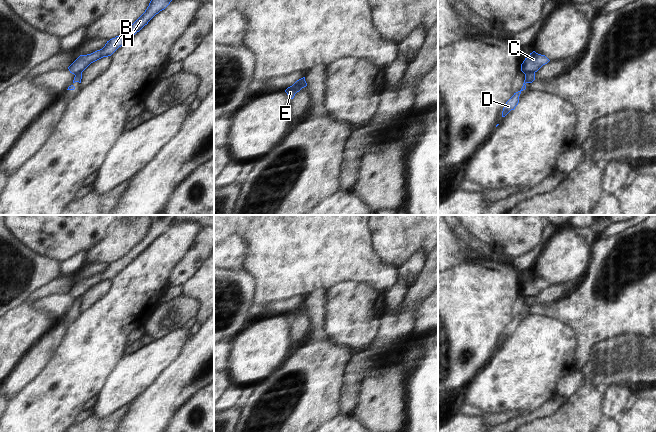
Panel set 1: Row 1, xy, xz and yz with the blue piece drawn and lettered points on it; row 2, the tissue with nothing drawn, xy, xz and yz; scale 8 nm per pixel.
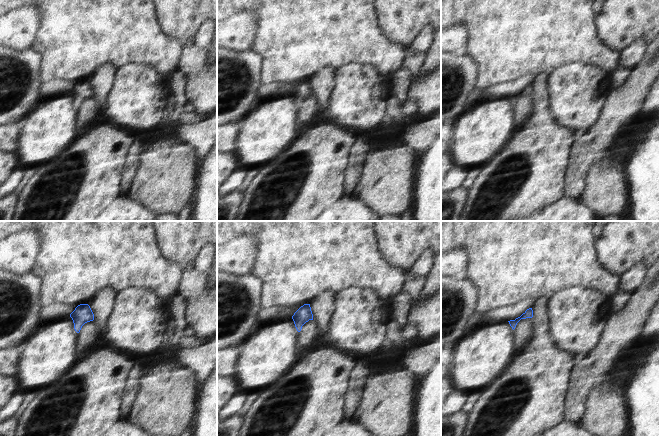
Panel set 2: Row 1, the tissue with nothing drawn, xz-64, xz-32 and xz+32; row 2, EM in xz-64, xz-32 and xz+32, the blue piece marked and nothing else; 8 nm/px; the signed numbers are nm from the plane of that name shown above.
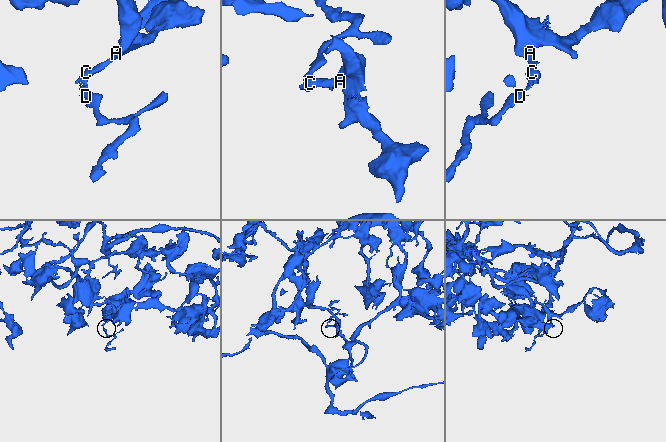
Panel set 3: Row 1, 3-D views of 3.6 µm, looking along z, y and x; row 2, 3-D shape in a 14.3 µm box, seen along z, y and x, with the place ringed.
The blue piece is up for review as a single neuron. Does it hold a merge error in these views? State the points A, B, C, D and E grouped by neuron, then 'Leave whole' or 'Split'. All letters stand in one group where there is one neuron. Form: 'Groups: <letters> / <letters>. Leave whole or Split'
Groups: A B C E / D. Split.

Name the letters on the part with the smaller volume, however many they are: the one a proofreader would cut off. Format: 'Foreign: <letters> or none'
Foreign: D.

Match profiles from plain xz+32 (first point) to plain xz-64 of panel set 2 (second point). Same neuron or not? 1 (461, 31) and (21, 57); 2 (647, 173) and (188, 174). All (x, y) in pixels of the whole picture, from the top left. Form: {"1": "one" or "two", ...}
{"1": "two", "2": "two"}

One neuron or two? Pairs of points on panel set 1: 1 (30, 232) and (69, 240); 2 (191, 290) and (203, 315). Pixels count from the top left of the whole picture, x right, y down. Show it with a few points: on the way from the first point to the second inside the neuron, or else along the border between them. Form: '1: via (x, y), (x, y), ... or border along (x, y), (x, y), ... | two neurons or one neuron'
1: via (40, 234), (59, 237) | one neuron
2: via (197, 295), (203, 301), (203, 309) | one neuron

